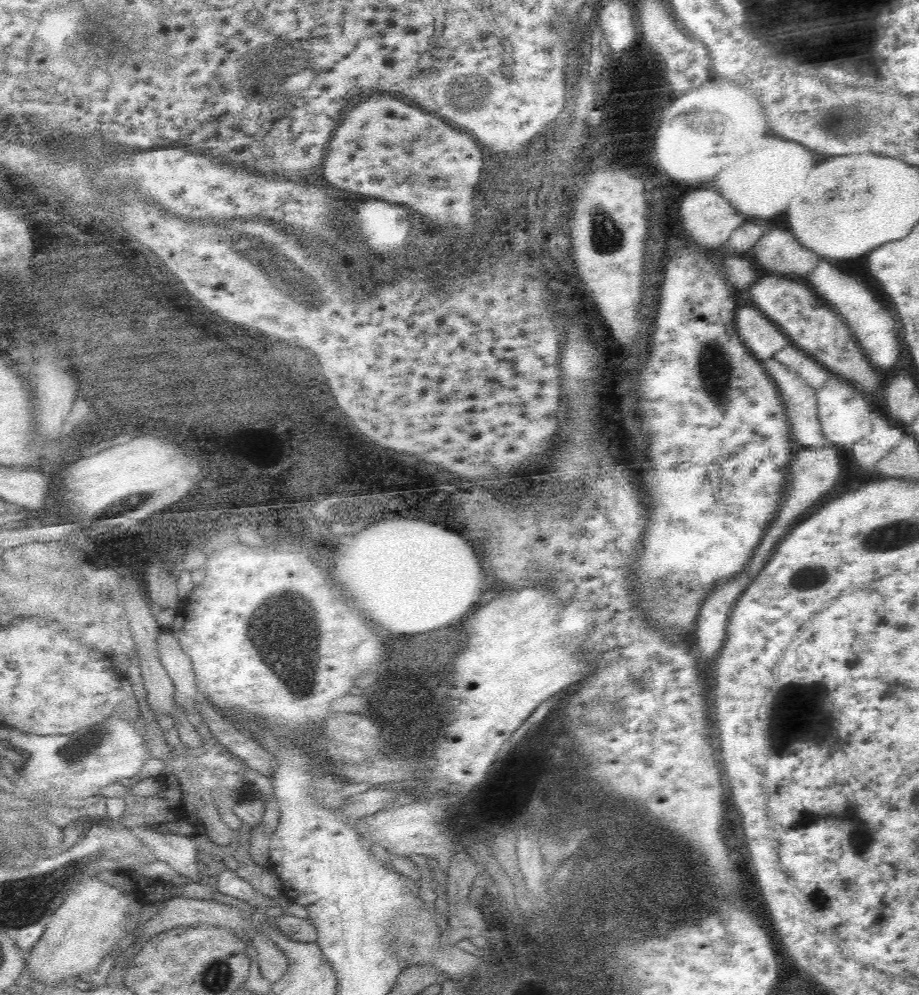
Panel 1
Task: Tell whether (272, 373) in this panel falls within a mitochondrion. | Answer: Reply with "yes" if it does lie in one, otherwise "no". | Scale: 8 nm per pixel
yes

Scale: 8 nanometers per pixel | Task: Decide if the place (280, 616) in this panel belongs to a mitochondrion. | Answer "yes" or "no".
yes

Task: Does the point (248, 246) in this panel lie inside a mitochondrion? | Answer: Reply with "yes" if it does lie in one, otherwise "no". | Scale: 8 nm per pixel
yes

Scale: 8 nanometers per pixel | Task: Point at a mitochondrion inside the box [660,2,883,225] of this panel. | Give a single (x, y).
(831, 100)

